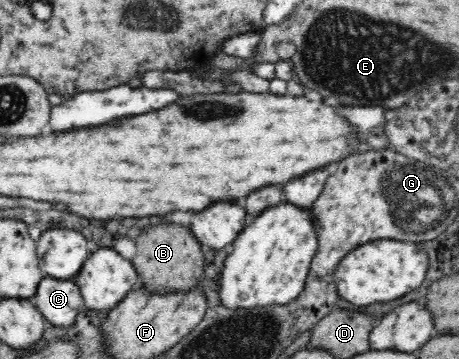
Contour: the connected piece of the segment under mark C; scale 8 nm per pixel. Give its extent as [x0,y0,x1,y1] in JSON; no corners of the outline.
[29,276,84,327]

